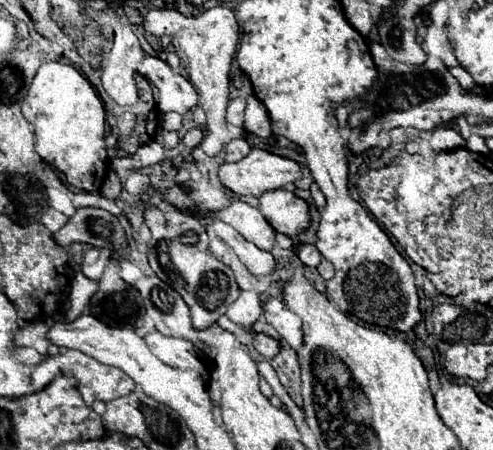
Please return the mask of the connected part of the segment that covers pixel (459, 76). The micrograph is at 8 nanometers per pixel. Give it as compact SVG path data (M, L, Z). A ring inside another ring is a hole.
M455 66L455 68L449 68L451 70L451 76L459 82L459 86L463 86L465 90L471 90L473 86L475 86L475 82L473 82L473 78L461 68L461 66Z

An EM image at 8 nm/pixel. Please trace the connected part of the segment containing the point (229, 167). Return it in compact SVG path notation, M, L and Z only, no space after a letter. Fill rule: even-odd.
M253 148L249 150L249 154L239 160L239 162L233 162L233 164L227 164L223 162L217 170L217 178L219 182L233 194L237 196L261 196L265 190L269 188L281 188L281 186L287 186L291 184L293 180L297 180L301 176L299 172L299 166L293 162L293 160L287 160L287 158L281 158L281 156L275 156L275 154L269 154L265 150L259 150L259 148Z

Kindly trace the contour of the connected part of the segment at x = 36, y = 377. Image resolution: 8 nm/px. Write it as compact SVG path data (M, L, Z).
M63 350L57 356L51 356L51 358L45 356L37 366L31 368L29 378L25 380L25 394L33 394L33 392L43 390L45 386L49 386L55 380L57 374L71 376L75 380L75 384L77 384L77 388L81 392L81 398L83 398L83 402L87 406L93 406L93 402L97 402L97 400L111 402L111 400L115 400L119 396L127 396L135 388L133 380L127 374L123 374L121 370L117 370L113 366L107 366L107 364L101 364L95 358L91 358L91 356L87 356L87 354L79 352L79 350Z

